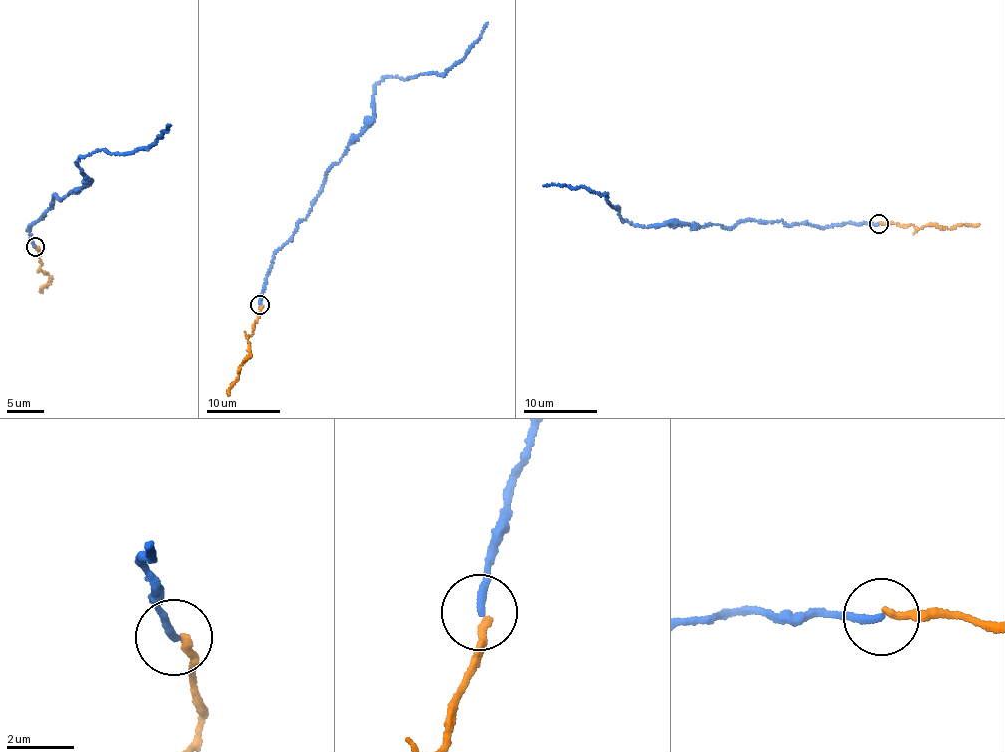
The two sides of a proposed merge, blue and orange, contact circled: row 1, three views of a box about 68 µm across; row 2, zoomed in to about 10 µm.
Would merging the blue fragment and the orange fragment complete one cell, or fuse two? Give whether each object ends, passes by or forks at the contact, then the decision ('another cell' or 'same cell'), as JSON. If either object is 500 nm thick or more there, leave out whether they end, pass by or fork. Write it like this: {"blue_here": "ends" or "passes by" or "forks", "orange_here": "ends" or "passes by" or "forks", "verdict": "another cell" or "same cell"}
{"blue_here": "ends", "orange_here": "ends", "verdict": "same cell"}

